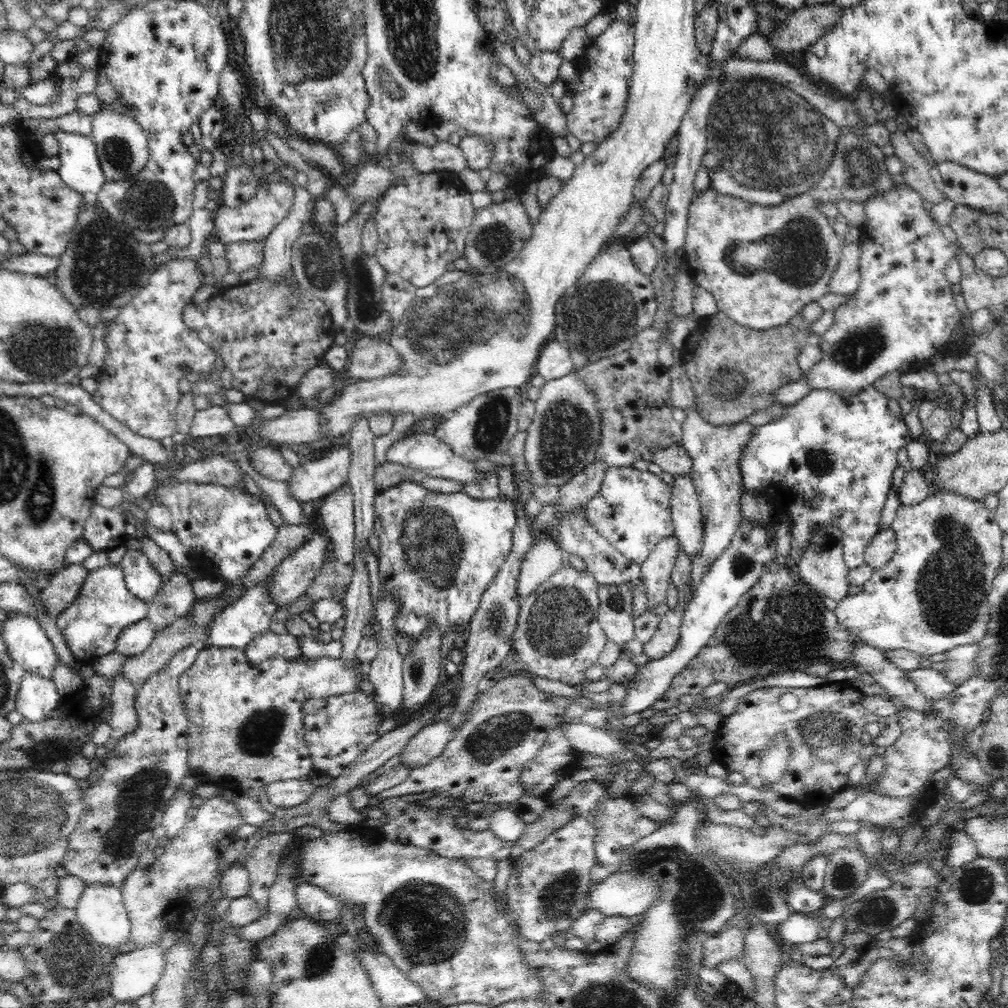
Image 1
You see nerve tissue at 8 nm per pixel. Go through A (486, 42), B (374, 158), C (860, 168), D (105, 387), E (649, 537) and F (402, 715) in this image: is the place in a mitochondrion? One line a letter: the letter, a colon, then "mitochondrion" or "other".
A: other
B: other
C: mitochondrion
D: other
E: other
F: other

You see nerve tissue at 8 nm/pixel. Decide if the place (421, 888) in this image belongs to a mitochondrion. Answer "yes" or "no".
yes

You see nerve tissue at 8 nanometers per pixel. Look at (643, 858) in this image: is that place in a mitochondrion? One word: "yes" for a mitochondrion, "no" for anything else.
yes

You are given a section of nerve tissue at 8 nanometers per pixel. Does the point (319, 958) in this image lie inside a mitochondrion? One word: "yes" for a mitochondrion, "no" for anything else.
yes

